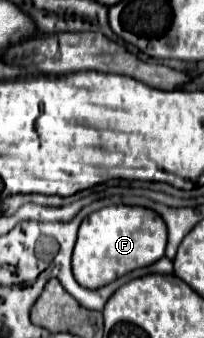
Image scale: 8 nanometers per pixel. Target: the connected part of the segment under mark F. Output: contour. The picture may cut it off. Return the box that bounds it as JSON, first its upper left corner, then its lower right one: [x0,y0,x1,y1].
[73,205,167,289]

